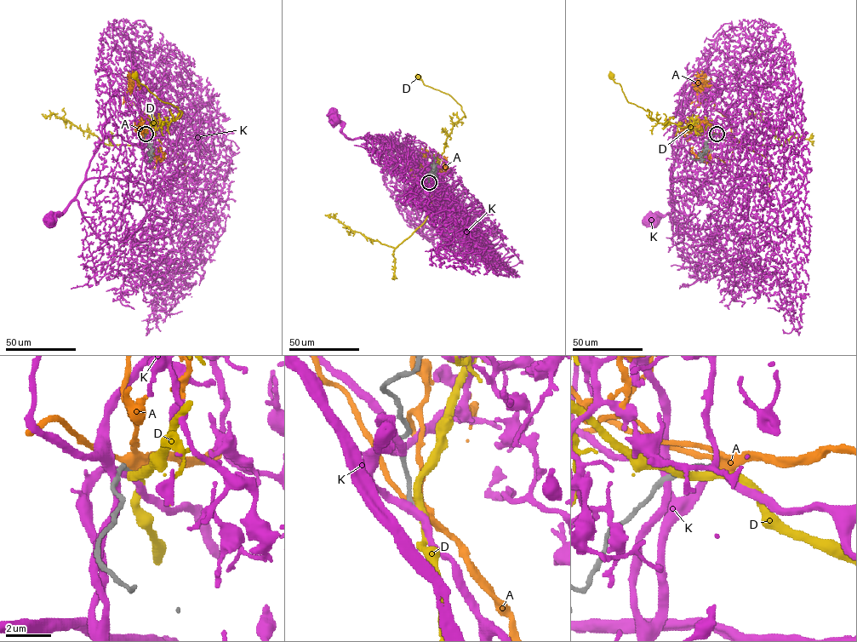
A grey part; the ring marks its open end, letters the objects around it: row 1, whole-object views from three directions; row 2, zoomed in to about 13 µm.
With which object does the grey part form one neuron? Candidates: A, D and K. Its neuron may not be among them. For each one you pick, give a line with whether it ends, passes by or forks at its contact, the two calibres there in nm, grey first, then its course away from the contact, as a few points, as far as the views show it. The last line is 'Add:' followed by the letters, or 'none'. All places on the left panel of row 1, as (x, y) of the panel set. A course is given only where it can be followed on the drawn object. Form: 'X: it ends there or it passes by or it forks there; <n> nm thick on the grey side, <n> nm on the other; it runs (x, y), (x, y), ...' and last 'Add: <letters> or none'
A: it forks there; 240 nm thick on the grey side, 360 nm on the other; it runs (145, 134), (154, 134), (148, 117), (127, 99), (129, 83), (133, 86), (137, 85)
Add: A

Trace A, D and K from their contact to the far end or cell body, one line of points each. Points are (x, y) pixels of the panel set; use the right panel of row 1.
A: (716, 134), (731, 134), (730, 123), (713, 107), (713, 101), (705, 100), (710, 88), (707, 83), (691, 85)
D: (716, 134), (668, 121), (659, 123), (651, 117), (651, 111), (628, 102), (619, 84), (610, 76)
K: (717, 134), (712, 143), (698, 142), (689, 134), (682, 137), (672, 170), (673, 210), (652, 219)

